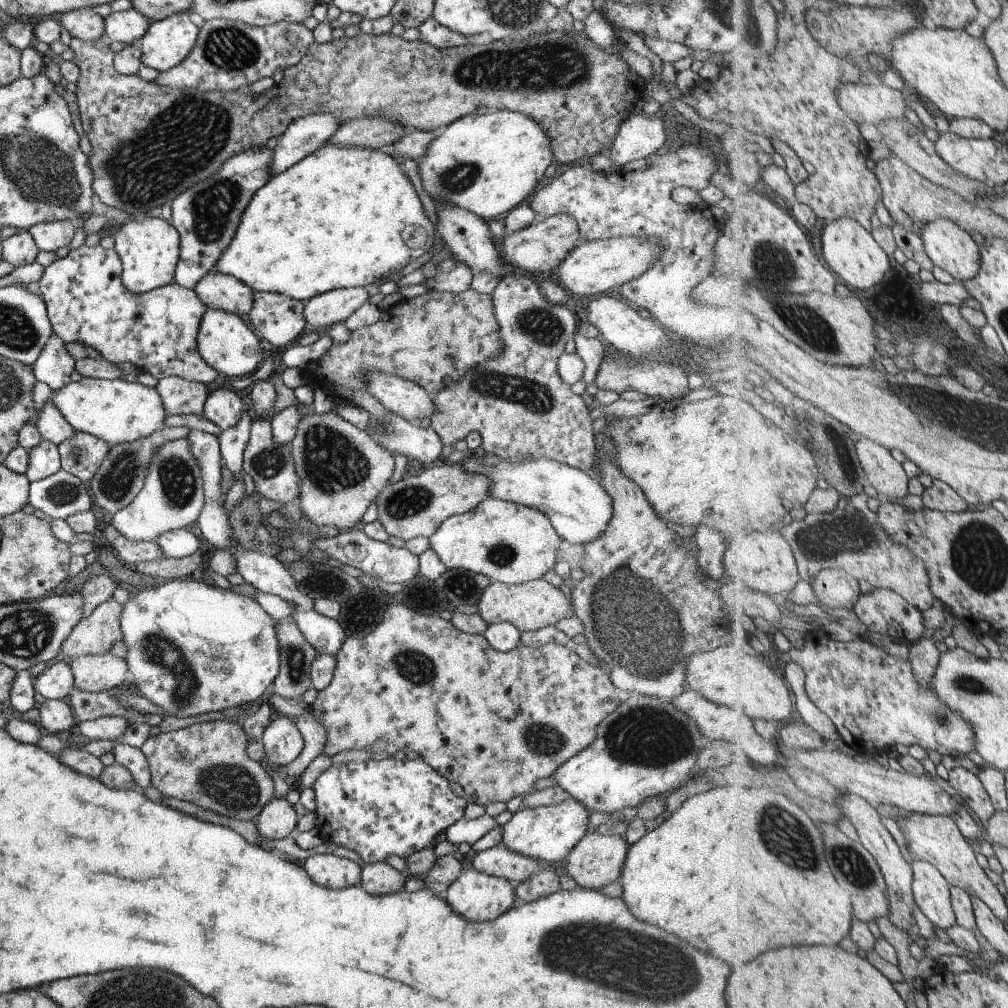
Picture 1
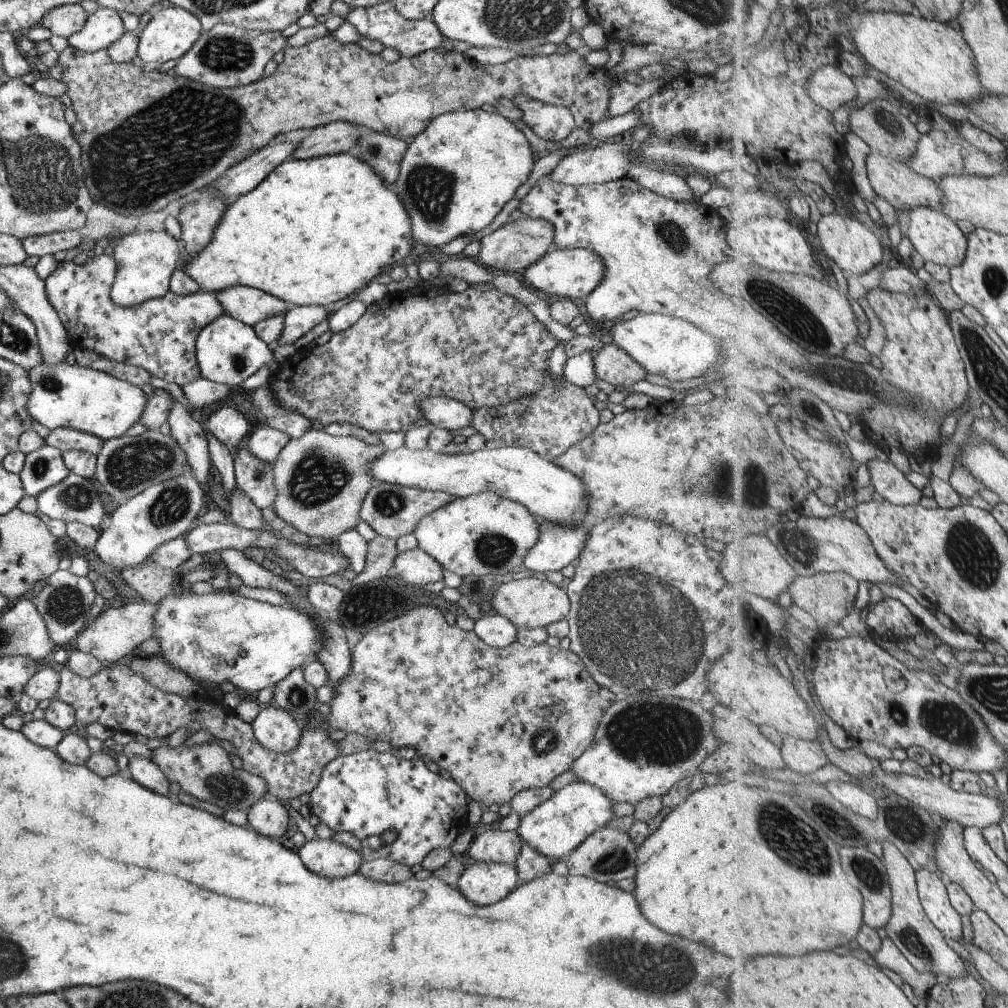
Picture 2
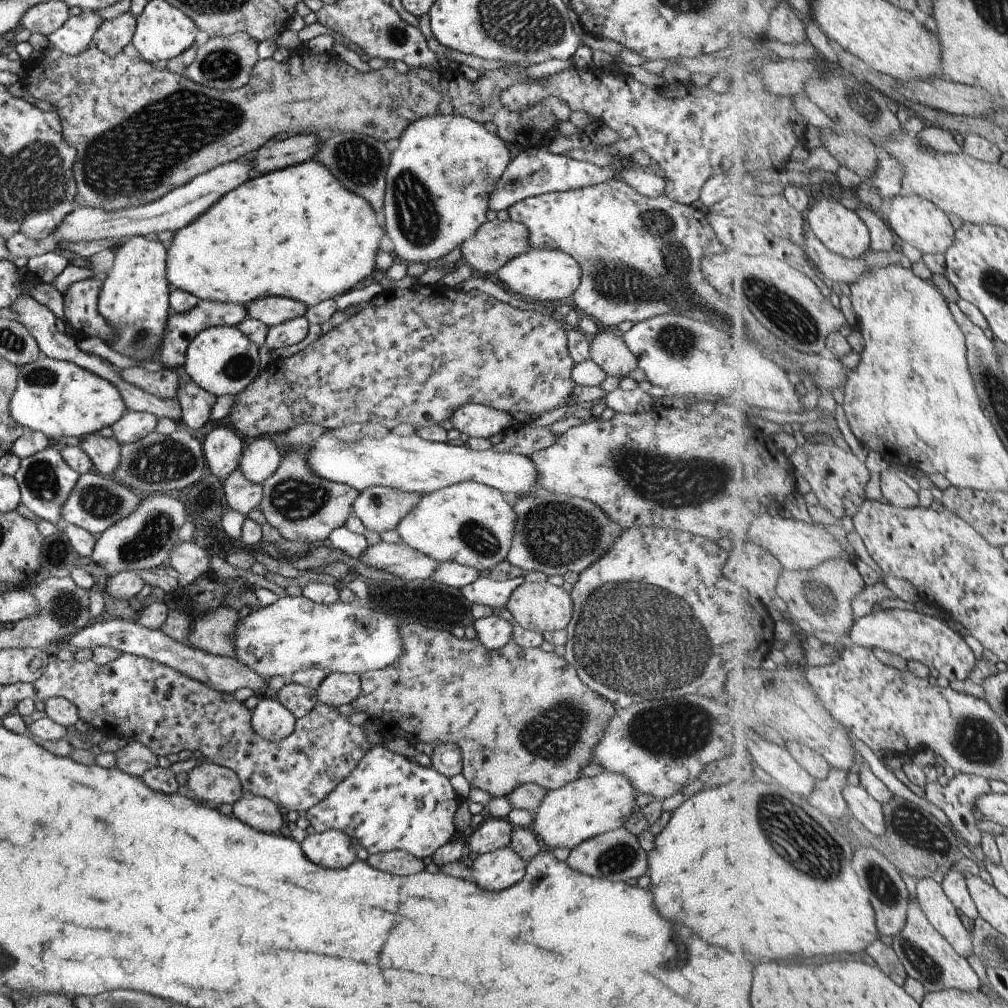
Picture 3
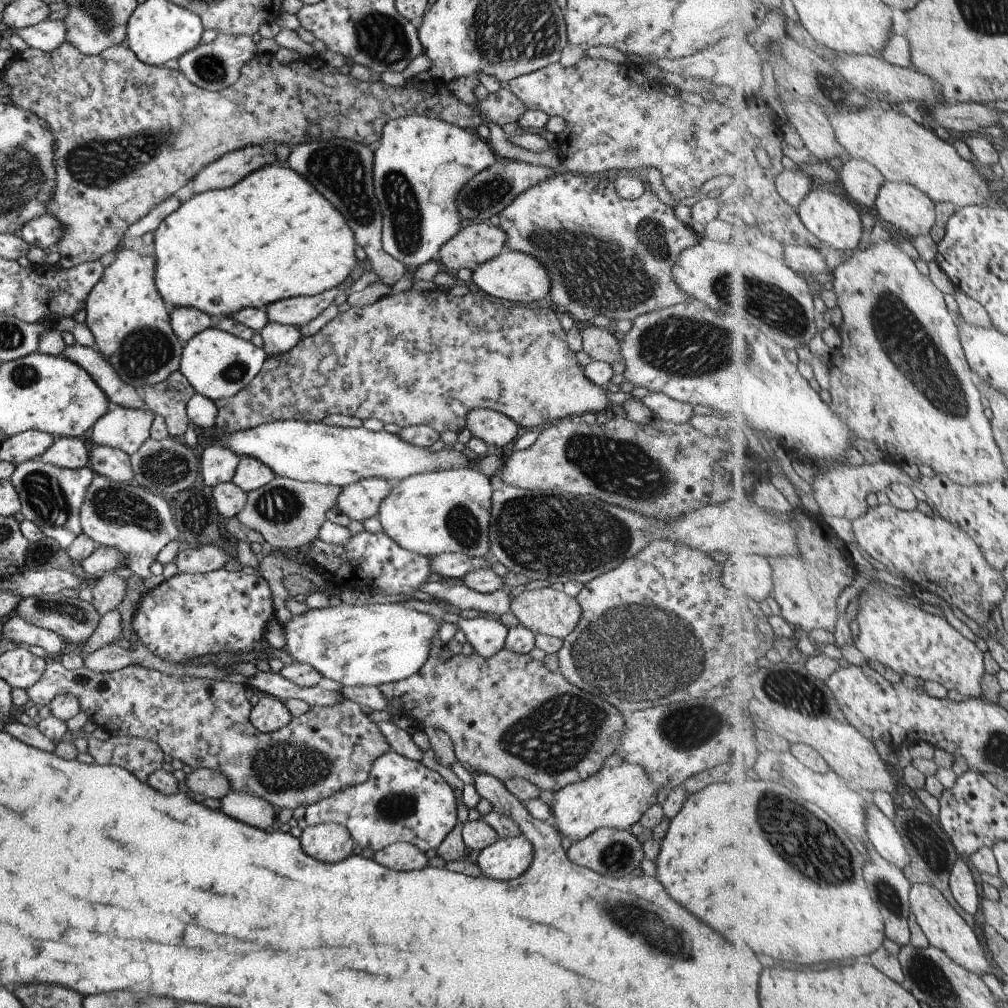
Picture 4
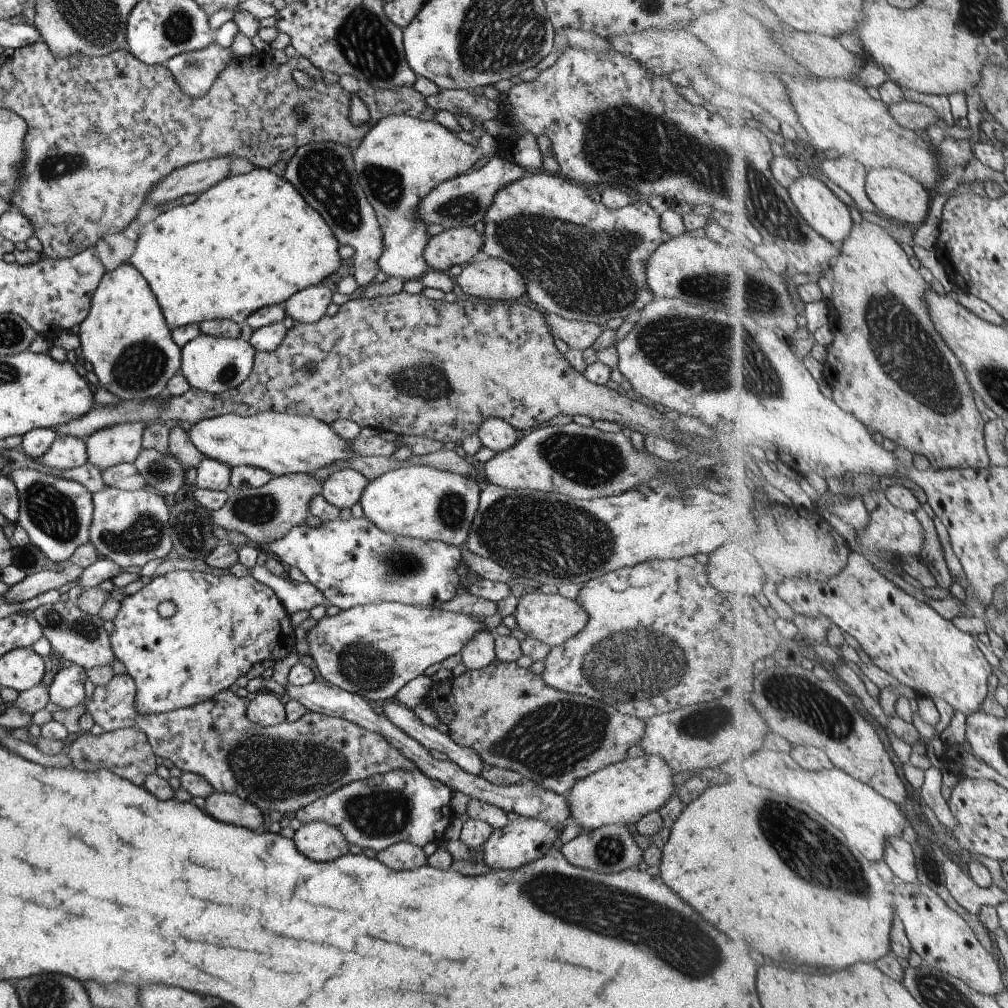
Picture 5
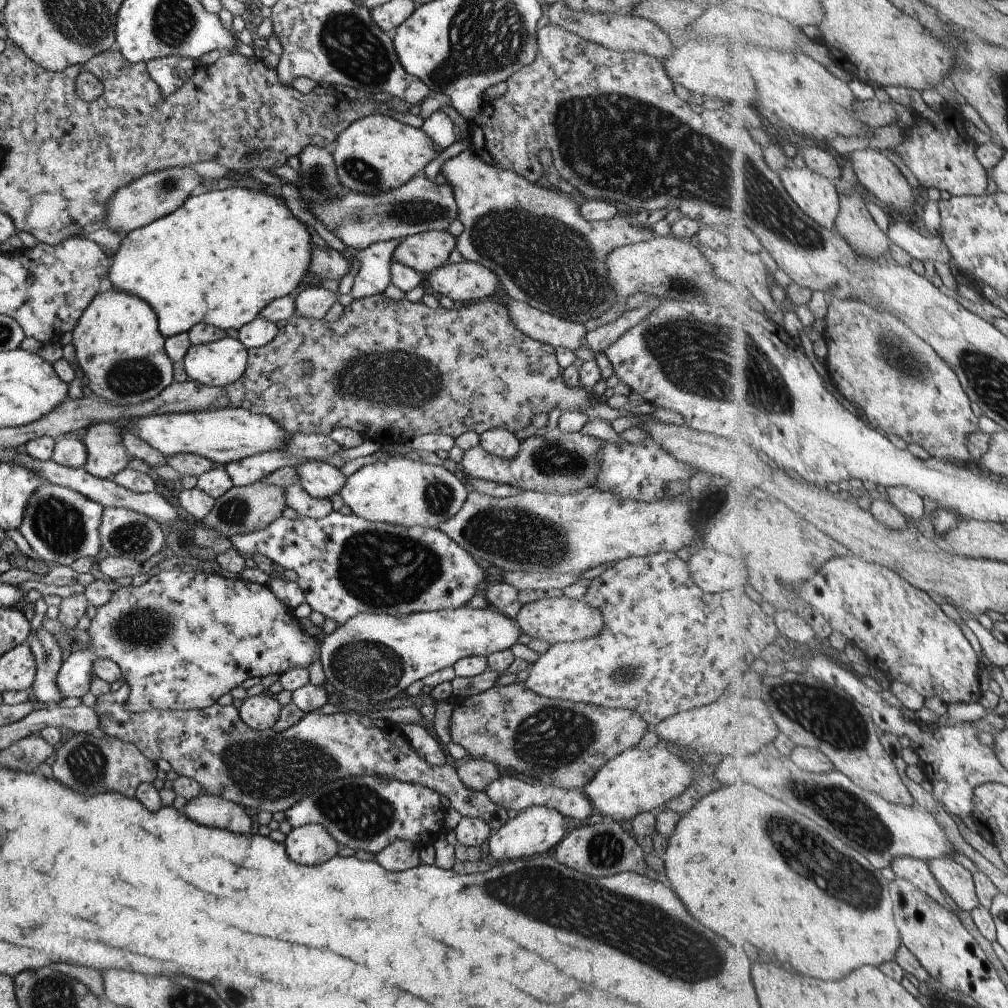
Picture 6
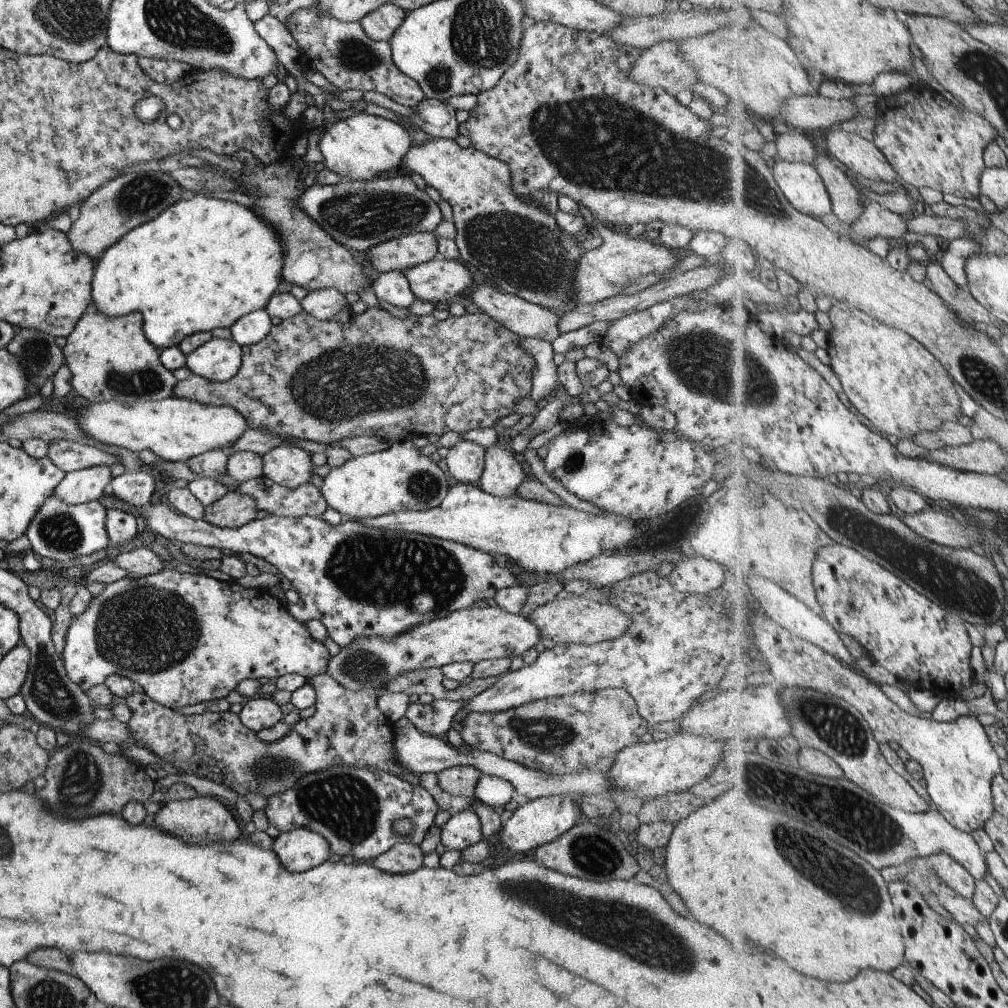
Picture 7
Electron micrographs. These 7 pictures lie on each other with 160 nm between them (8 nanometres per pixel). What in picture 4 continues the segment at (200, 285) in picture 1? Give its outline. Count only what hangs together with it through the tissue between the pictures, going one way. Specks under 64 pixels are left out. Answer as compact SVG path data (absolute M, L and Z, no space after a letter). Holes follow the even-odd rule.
M333 287L311 297L287 297L265 305L263 310L269 322L299 327L325 310L337 295L338 290Z

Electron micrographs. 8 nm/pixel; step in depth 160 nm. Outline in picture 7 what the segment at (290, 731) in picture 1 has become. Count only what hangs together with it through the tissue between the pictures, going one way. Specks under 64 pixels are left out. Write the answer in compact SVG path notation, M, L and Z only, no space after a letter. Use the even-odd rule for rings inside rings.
M269 696L248 698L241 706L238 714L243 726L257 732L279 722L283 717L279 706Z

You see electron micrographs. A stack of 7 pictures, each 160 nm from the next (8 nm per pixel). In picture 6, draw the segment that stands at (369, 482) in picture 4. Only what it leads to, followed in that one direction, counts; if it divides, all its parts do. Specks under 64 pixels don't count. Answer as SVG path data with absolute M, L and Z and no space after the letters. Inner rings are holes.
M299 460L299 464L293 467L299 477L297 483L316 499L329 499L338 494L346 481L338 468L323 461Z

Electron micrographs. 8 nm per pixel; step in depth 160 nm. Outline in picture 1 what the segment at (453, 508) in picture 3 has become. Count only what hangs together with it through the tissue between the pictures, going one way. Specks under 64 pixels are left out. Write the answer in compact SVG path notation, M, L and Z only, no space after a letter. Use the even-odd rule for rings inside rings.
M491 496L462 515L446 518L428 539L428 548L447 569L462 568L510 585L541 579L553 569L561 541L540 510Z

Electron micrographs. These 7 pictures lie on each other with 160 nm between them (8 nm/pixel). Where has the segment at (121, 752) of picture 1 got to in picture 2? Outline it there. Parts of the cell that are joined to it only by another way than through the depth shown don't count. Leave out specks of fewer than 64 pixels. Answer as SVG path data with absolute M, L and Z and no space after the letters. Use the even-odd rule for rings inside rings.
M131 755L128 758L125 771L127 776L143 786L143 788L149 788L149 790L153 790L157 794L163 794L163 796L171 796L170 794L167 795L168 780L160 773L151 758Z

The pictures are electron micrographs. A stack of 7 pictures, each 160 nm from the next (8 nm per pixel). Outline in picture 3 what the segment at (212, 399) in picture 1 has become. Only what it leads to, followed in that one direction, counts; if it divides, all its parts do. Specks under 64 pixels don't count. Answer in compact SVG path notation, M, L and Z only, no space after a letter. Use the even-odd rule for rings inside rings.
M227 423L213 427L202 442L202 455L210 473L223 480L233 469L237 469L245 443L243 437Z

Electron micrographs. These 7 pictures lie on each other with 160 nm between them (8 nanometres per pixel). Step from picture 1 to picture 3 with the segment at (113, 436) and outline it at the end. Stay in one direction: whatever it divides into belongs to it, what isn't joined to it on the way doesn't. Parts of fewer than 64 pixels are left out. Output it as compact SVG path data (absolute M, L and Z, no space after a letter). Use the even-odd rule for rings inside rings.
M41 355L18 369L15 390L8 404L11 418L24 429L39 431L48 439L96 433L110 427L127 411L120 390L112 382L72 362Z

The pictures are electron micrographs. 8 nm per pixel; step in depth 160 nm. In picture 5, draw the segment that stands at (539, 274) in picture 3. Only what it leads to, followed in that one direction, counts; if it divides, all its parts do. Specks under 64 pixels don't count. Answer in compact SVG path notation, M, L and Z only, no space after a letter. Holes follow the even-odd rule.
M478 257L465 264L459 276L451 278L469 298L513 301L526 294L524 278L508 262L495 257Z

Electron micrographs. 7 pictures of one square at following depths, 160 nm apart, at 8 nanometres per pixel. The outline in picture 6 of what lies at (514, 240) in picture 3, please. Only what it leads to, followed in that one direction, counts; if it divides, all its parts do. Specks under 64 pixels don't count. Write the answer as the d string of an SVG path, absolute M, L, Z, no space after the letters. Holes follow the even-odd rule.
M446 230L425 231L400 240L392 258L421 274L429 274L447 264L456 238Z

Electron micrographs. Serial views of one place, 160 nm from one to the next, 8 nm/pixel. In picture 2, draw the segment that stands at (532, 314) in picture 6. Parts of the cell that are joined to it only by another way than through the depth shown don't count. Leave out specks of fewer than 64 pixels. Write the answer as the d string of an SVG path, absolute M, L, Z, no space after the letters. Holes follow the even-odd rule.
M613 343L595 348L593 370L597 379L601 379L612 388L622 386L629 390L636 382L642 381L647 373L624 350Z

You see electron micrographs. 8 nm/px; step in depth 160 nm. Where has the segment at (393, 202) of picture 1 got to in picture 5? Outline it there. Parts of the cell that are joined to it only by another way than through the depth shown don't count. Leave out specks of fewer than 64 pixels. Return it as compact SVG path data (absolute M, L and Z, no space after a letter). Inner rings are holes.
M255 165L252 170L245 174L229 174L211 188L200 193L193 202L185 206L175 206L167 211L149 216L149 222L143 224L138 233L136 247L133 249L133 254L128 258L127 263L134 266L147 281L147 286L156 298L161 314L170 329L211 319L232 320L241 326L249 314L255 312L255 310L280 305L297 291L318 285L323 278L333 274L339 268L340 258L337 253L339 244L340 242L332 233L330 226L312 206L305 202L298 190L295 190L283 177L277 177L268 169Z

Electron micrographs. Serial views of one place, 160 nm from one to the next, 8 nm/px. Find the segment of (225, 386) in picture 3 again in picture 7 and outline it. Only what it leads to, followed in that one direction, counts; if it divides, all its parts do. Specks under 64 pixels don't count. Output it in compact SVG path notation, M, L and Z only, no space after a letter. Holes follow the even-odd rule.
M212 337L184 356L184 366L209 382L226 381L237 374L241 355L241 347L235 341Z

